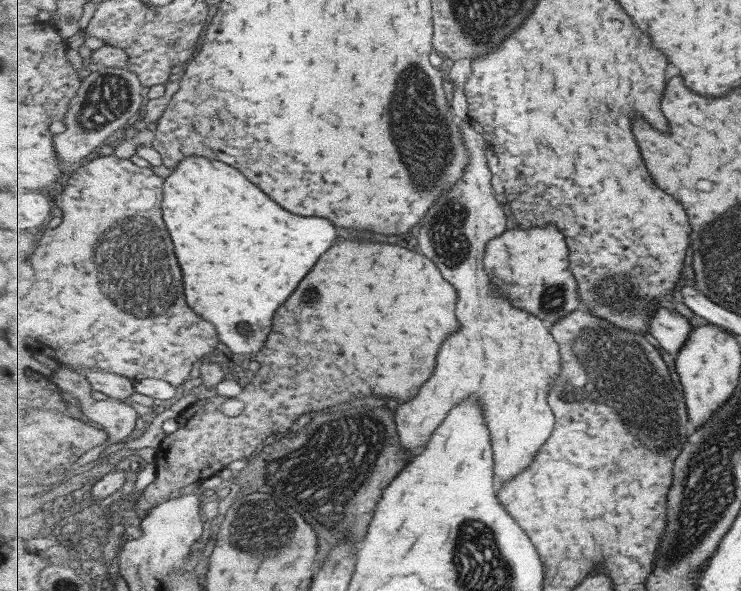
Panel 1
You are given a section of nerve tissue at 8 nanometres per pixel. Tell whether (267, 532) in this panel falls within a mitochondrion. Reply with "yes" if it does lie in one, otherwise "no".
yes

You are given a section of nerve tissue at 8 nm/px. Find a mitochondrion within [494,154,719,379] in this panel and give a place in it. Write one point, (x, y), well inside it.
(616, 295)

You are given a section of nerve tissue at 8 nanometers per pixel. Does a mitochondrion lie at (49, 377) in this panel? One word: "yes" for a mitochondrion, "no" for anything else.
no

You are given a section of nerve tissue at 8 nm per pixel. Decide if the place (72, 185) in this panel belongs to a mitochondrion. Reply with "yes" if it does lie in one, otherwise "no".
no

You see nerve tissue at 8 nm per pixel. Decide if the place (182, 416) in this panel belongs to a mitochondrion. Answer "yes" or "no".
no

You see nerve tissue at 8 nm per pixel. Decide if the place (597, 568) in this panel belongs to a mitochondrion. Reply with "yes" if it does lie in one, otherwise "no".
no

